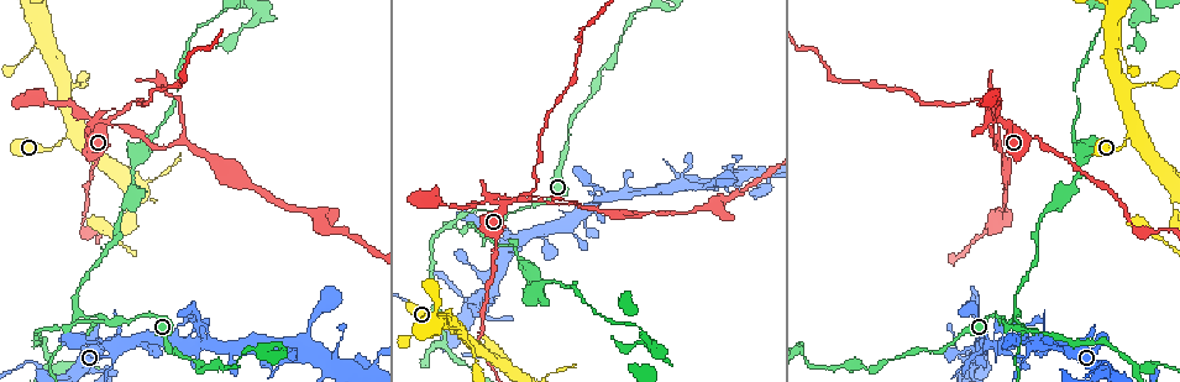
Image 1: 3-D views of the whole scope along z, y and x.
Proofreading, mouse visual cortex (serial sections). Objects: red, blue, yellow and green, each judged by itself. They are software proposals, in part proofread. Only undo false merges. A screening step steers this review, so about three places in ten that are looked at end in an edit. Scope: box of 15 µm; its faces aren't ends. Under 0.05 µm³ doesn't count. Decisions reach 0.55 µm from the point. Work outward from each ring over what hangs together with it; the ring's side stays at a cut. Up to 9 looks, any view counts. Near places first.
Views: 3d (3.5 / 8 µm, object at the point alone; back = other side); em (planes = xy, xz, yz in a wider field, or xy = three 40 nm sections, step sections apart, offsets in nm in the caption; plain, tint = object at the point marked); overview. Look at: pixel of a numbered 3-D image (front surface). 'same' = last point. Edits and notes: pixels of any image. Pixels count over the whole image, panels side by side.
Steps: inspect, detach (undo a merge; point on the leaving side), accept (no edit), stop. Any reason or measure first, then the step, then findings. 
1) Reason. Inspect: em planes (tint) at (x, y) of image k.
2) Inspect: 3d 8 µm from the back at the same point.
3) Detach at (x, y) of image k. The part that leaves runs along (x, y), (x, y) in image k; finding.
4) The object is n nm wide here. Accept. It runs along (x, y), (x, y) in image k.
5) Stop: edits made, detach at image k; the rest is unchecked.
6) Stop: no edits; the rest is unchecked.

Thin neck. Inspect: 3d 3.5 µm from the back at (469, 262) of image 1.

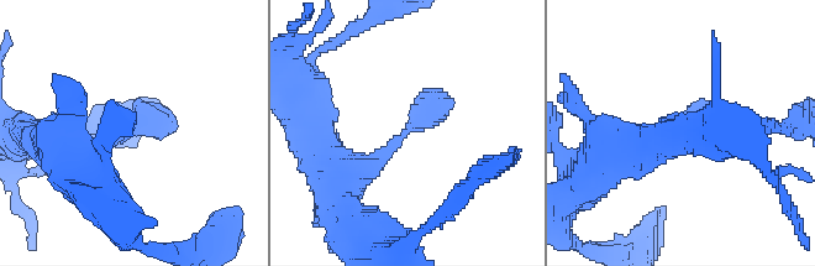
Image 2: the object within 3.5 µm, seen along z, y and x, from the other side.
Need the tissue. Inspect: em planes (tint) at (409, 130) of image 2.

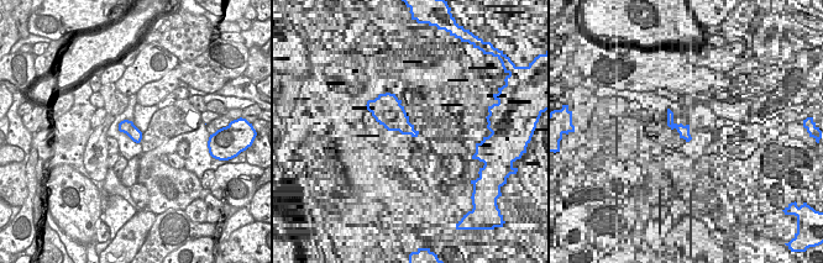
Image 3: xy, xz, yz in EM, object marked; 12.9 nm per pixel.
Accept. It runs along (337, 172), (371, 168), (451, 102) in image 2; one cell here.

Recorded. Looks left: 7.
Two arms in line, one across. Inspect: 3d 8 µm at (507, 216) of image 1.

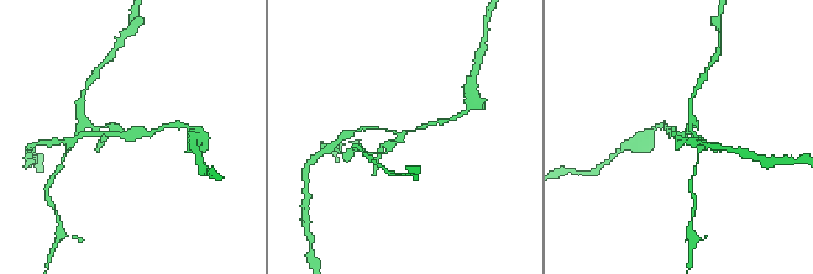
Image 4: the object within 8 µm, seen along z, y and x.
Inspect: em xy step 1 (tint) at (403, 135) of image 4.

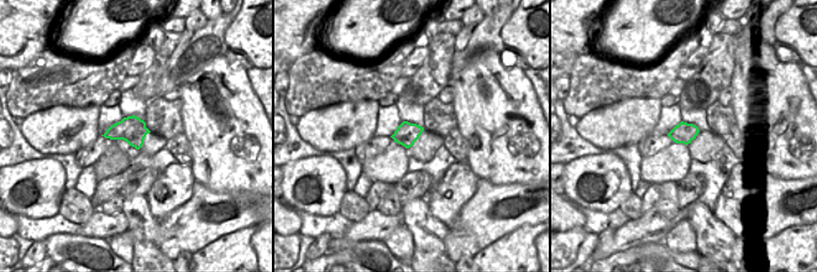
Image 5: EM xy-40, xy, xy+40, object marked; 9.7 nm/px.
Detach at (87, 124) of image 4. The part that leaves runs along (120, 131), (115, 124), (92, 127), (80, 117) in image 4; two cells meet here.

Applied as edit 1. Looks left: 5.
Redraw. Inspect: overview.

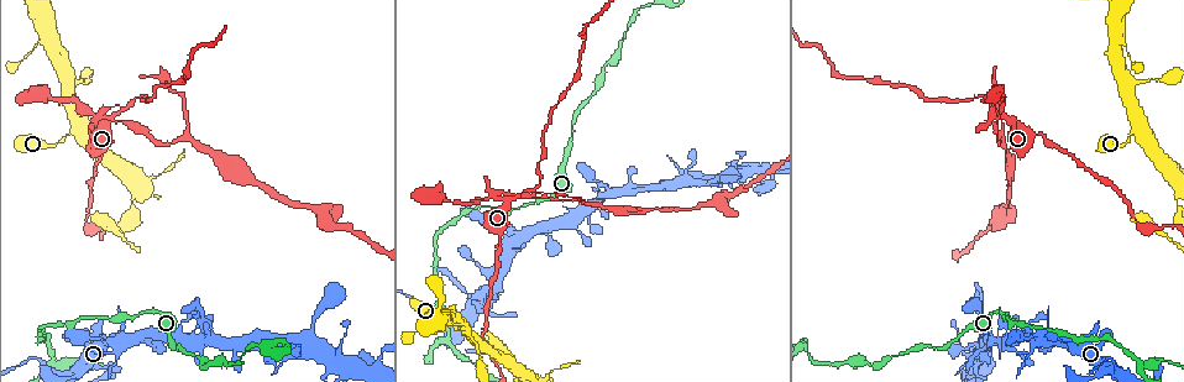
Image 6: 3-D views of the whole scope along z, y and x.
Three-way junction. Inspect: 3d 3.5 µm at (1141, 360) of image 6.

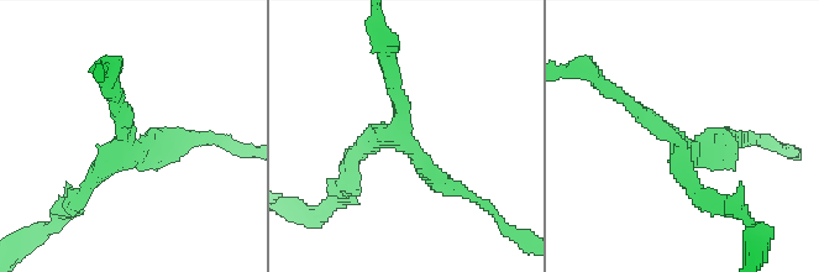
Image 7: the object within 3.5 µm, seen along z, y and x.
3 arms meet here; the arms are 200, 200, 250 nm wide. Inspect: em xy step 3 (tint) at (398, 135) of image 7.

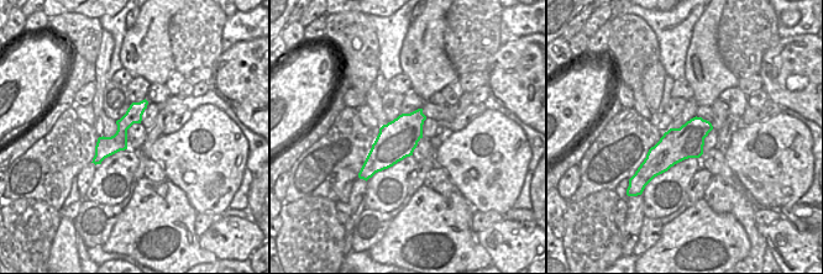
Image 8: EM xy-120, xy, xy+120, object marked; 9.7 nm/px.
Detach at (436, 184) of image 7. The part that leaves runs along (413, 150), (503, 226) in image 7; two cells meet here.

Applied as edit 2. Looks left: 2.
Abrupt turn. Inspect: 3d 3.5 µm at (1141, 226) of image 6.

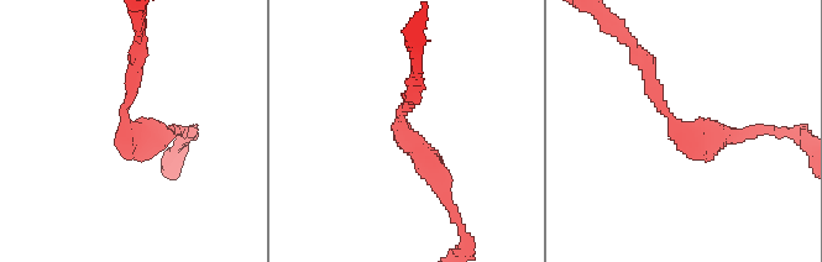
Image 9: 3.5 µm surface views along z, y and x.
The arms are 200, 250 nm wide; need the tissue. Inspect: em xy step 1 (tint) at (129, 132) of image 9.

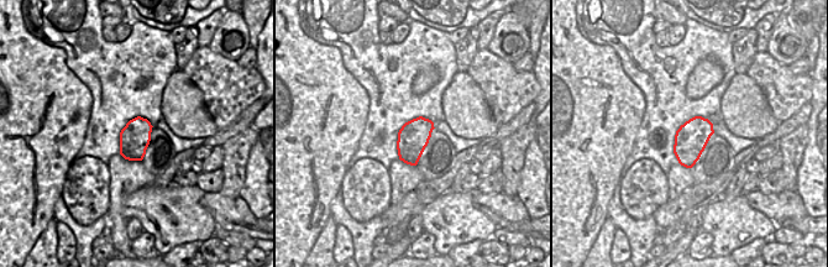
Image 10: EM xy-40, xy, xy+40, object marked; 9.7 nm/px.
Accept. It runs along (645, 66), (684, 134), (750, 130) in image 9; one cell here.

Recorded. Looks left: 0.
Stop: edits made, detach at image 4, detach at image 7; the rest is unchecked.

